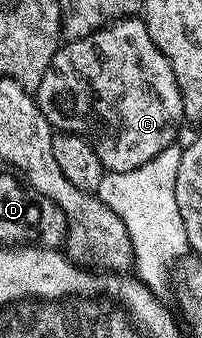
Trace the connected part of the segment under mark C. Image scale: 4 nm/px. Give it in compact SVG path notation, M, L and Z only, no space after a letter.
M139 16L125 17L123 21L105 25L97 33L61 44L34 96L53 130L86 139L90 147L98 151L98 159L102 159L105 170L110 173L134 171L134 167L150 163L154 155L177 144L180 125L185 124L178 79L174 79L166 55L158 51L146 23Z

